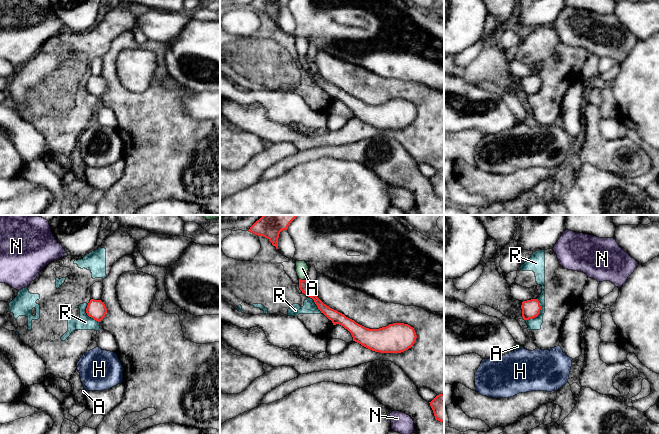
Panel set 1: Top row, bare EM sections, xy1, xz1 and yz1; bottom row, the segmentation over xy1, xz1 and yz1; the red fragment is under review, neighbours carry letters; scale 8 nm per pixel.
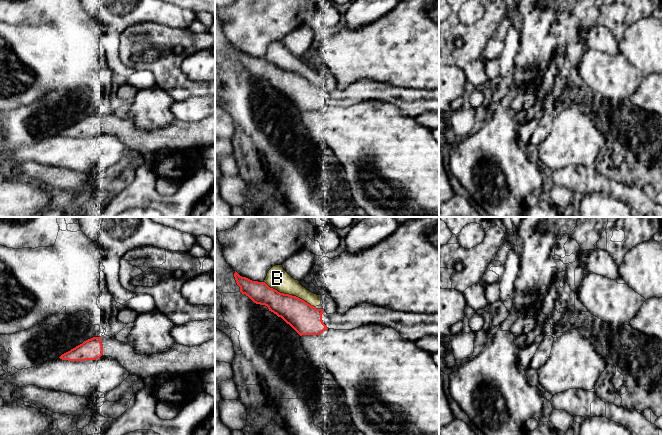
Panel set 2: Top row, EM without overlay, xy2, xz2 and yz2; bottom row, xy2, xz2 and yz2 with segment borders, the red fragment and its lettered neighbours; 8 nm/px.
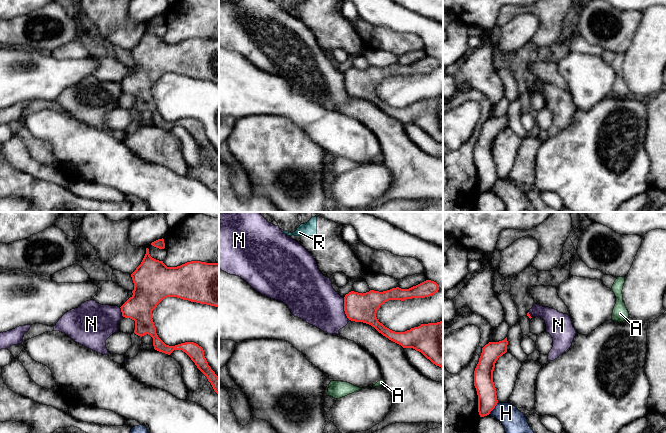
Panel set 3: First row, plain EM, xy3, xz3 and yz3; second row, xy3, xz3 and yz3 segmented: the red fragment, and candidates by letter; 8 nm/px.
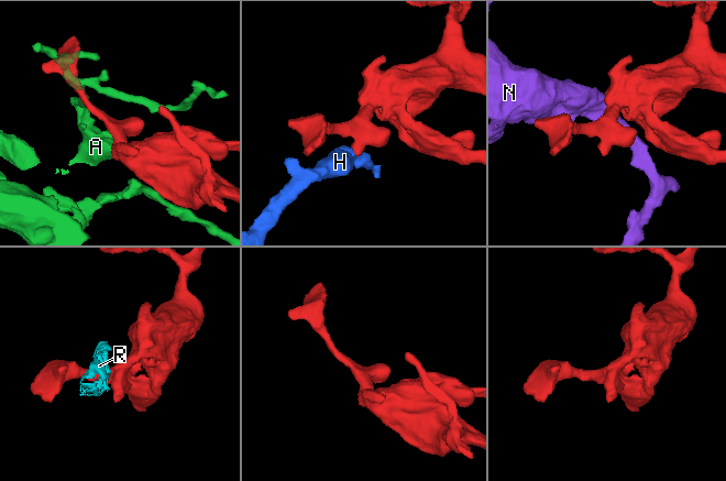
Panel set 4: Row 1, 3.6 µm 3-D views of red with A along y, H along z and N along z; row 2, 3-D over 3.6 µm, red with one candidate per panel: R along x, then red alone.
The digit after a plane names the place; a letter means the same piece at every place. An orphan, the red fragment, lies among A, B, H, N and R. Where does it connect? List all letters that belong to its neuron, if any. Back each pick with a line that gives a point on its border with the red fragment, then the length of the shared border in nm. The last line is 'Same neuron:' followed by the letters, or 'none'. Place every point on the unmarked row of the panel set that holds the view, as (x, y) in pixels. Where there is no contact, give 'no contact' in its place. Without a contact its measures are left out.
Same neuron: none

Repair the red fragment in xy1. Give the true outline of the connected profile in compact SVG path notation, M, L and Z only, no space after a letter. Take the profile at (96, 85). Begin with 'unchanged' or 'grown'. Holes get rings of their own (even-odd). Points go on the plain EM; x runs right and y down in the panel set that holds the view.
unchanged; M91 75L87 81L86 89L89 93L100 98L107 89L107 84L101 76Z

